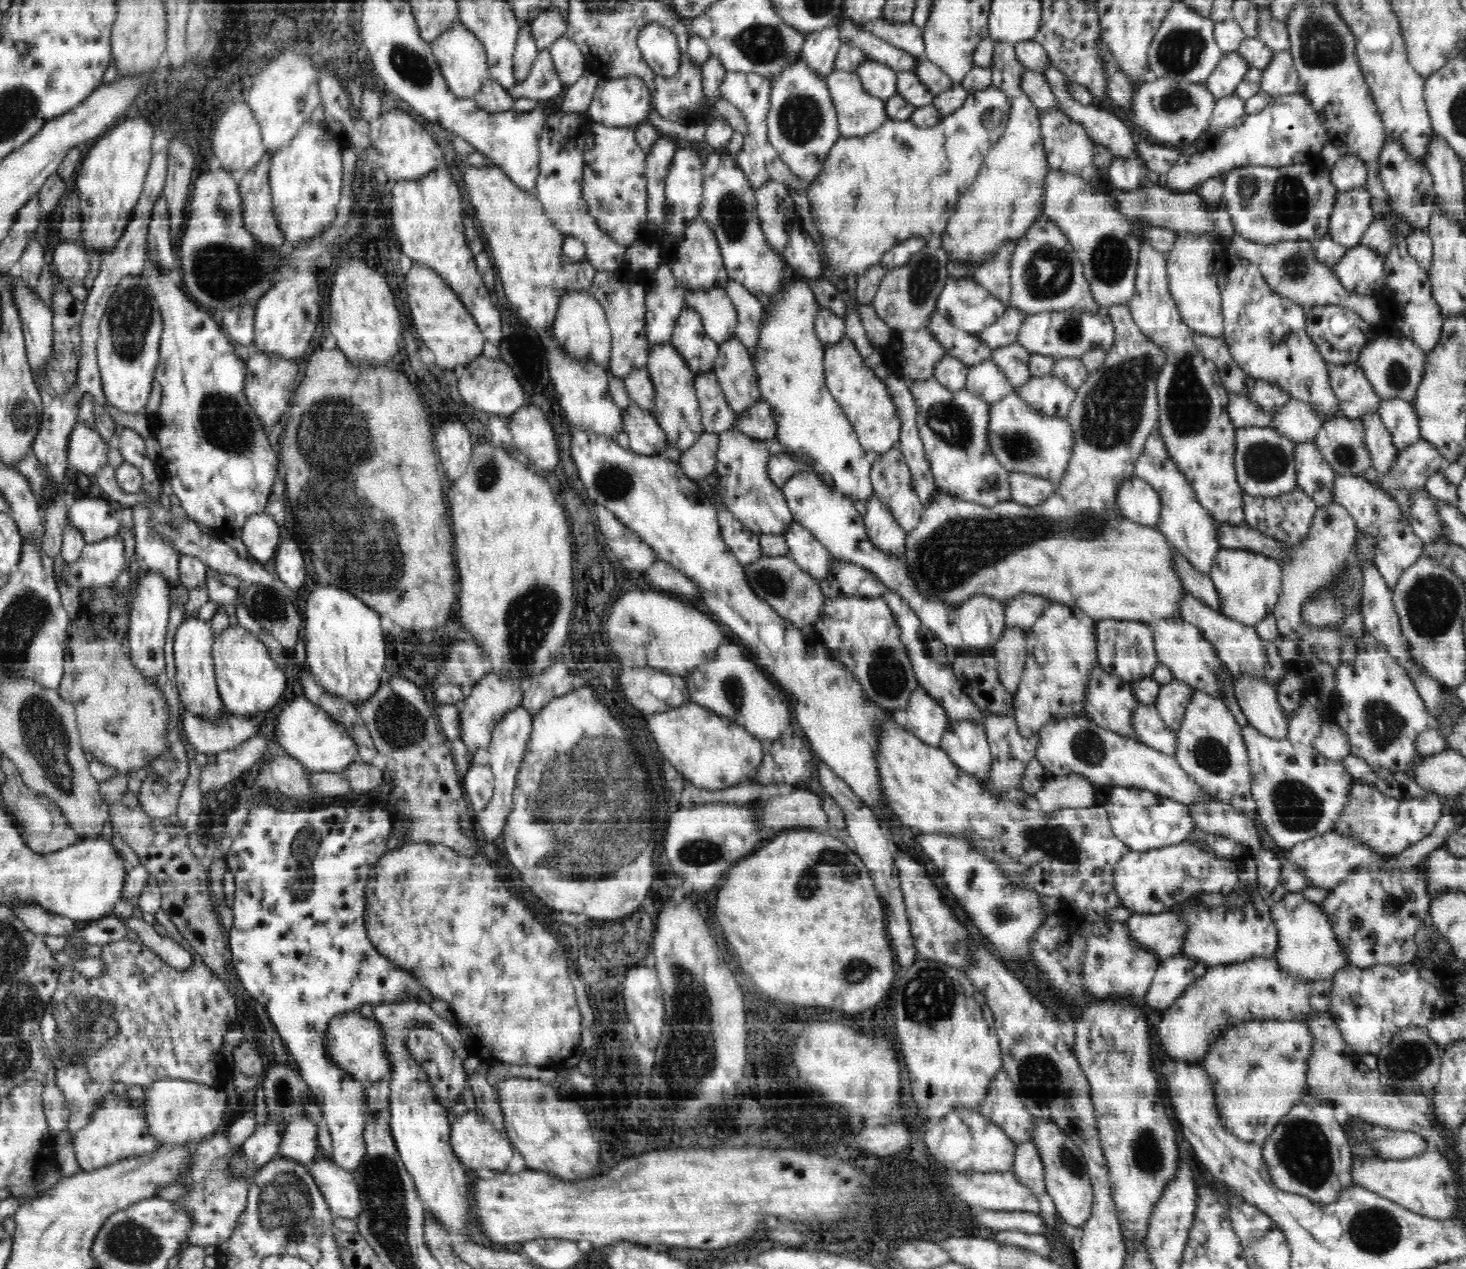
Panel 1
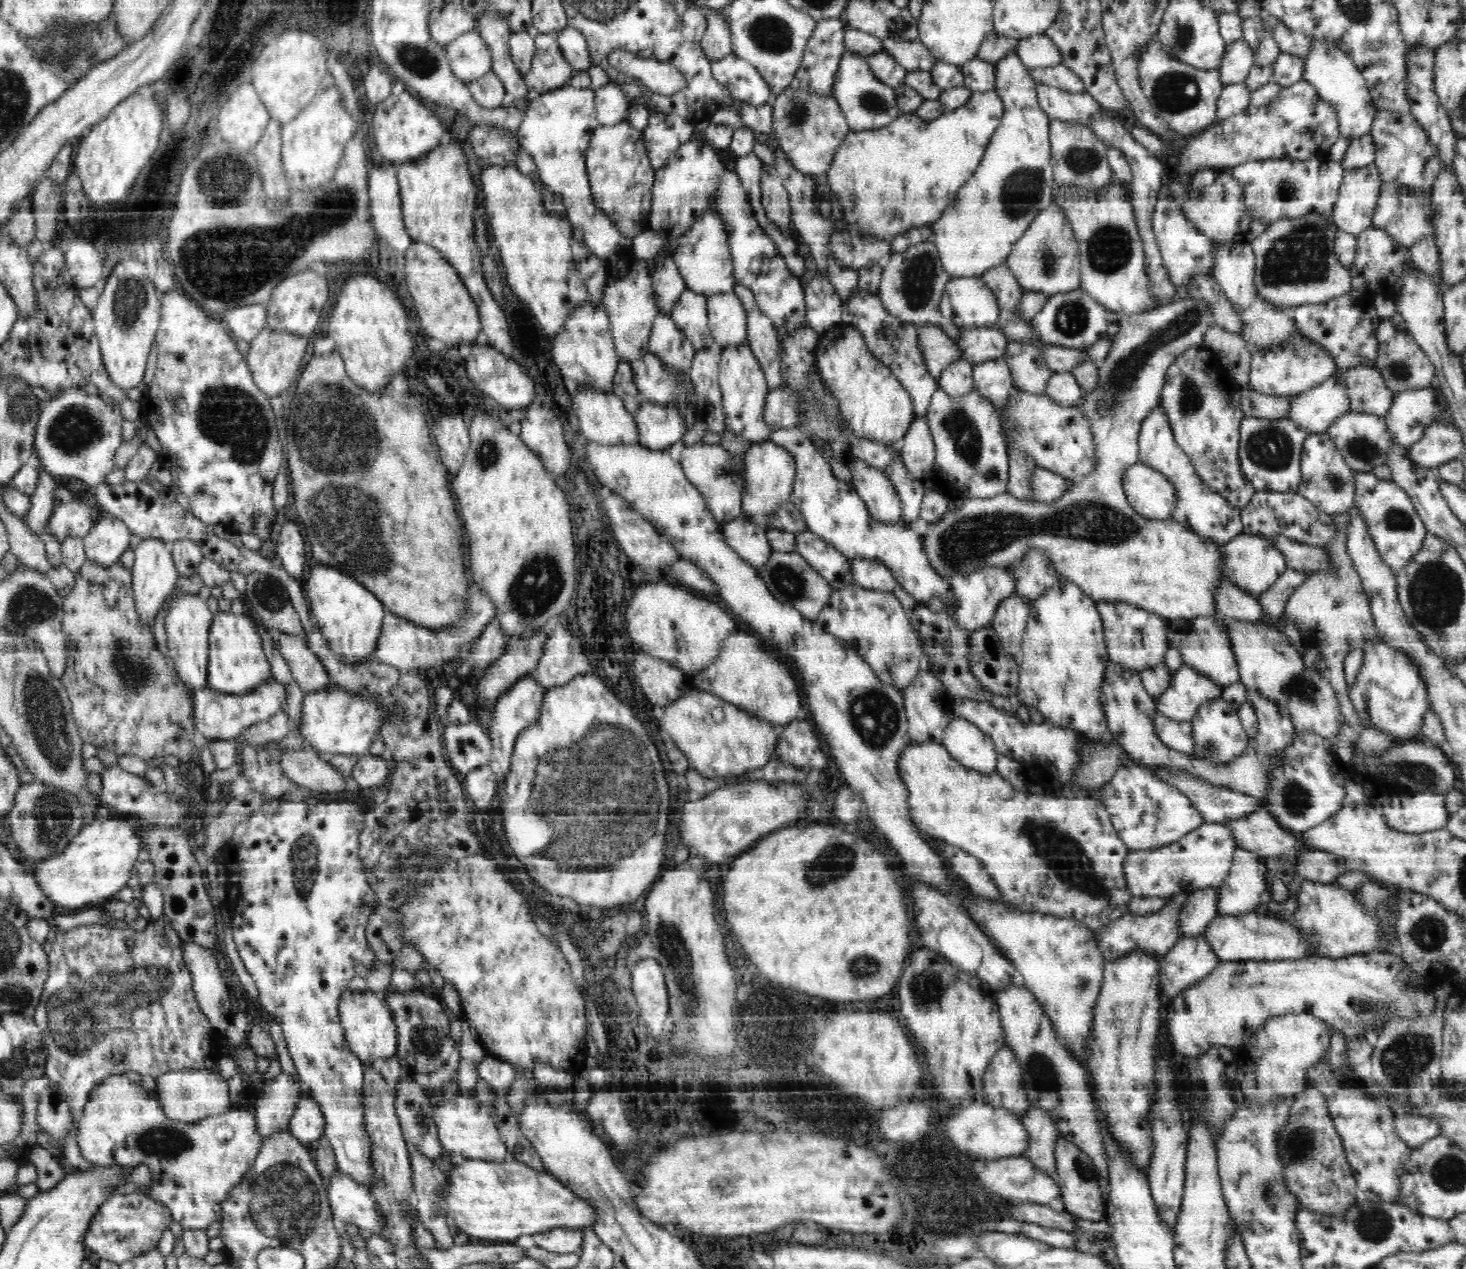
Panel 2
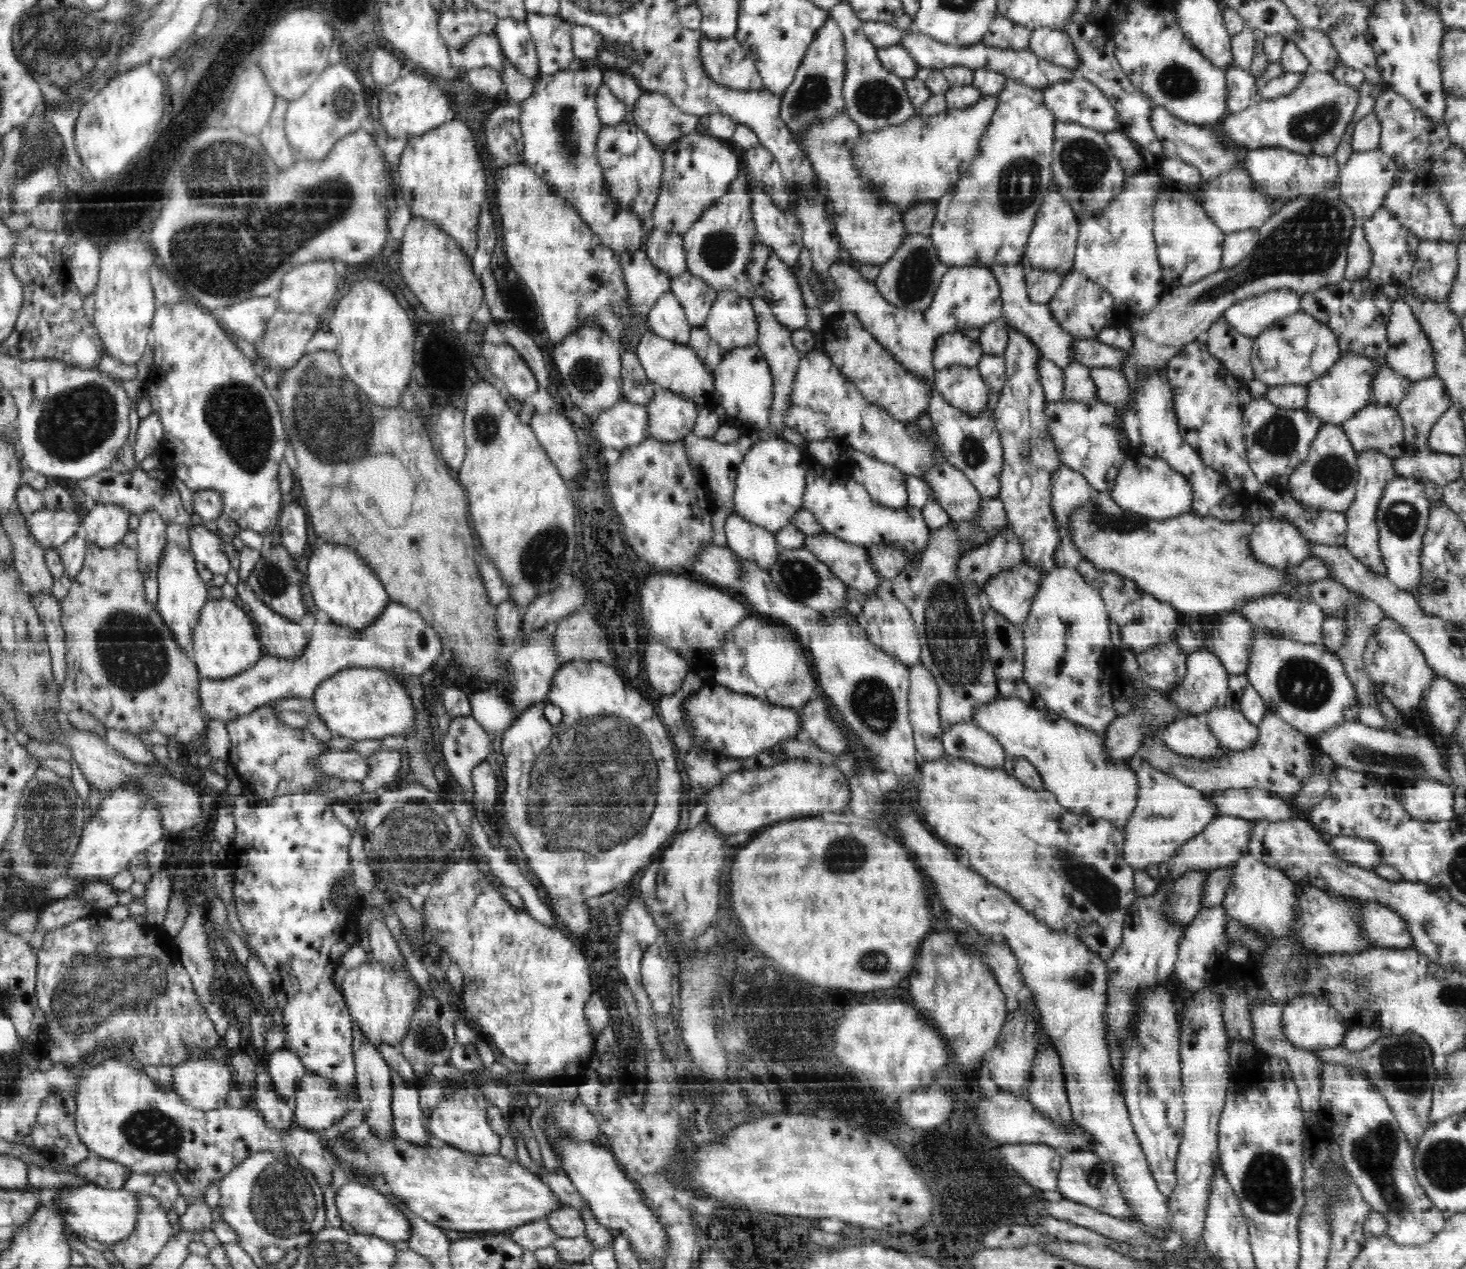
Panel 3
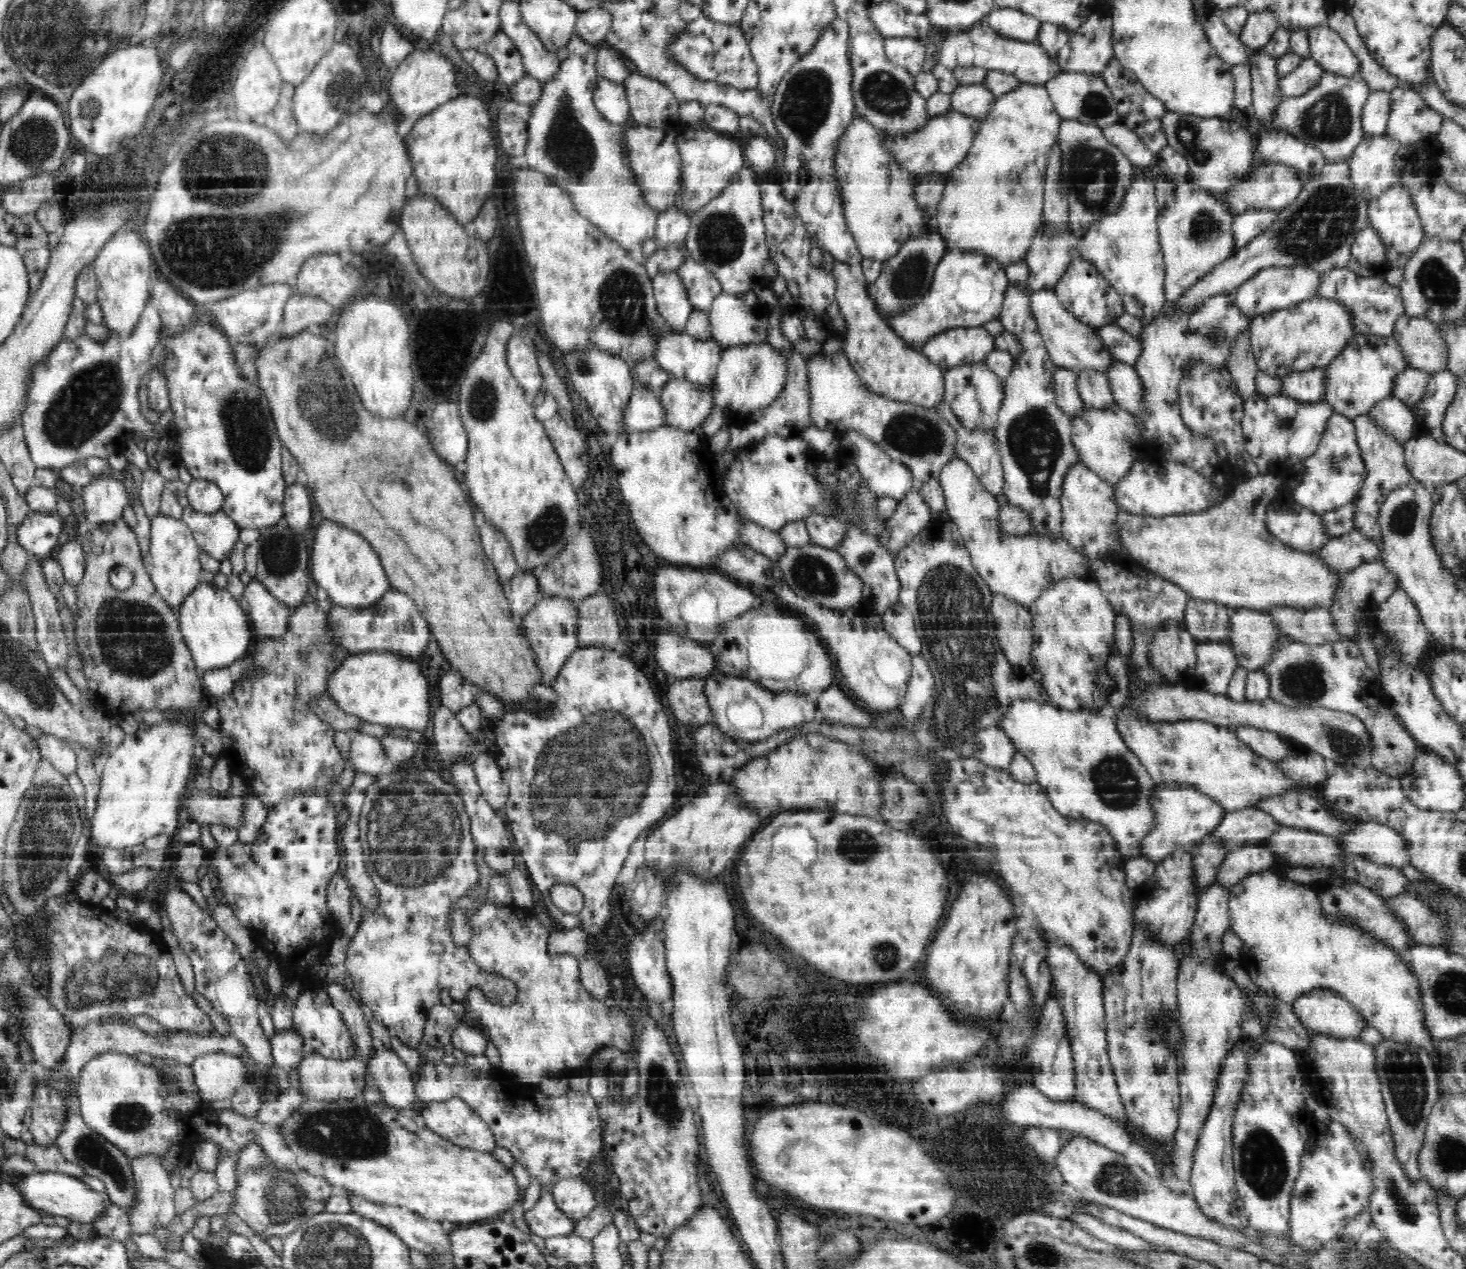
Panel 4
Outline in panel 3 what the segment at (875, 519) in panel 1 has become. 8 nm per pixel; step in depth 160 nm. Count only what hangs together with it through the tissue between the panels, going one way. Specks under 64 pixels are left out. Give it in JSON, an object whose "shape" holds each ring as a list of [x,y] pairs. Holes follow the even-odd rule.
{"shape":[[[848,447],[847,452],[840,453],[840,458],[852,467],[852,478],[866,487],[872,500],[895,509],[903,509],[907,505],[906,475],[894,465]]]}

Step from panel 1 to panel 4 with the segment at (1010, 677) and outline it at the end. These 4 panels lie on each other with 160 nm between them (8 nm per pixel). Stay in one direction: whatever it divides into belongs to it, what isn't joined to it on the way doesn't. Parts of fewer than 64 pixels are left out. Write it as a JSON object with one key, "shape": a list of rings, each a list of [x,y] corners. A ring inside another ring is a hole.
{"shape":[[[954,458],[942,469],[938,479],[946,499],[945,512],[958,526],[978,575],[986,581],[994,595],[1006,596],[1019,607],[1030,608],[1052,581],[1066,577],[1093,580],[1091,561],[1085,554],[1069,546],[1063,535],[1056,540],[1048,540],[1034,533],[1018,538],[1000,535],[998,516],[1001,508],[996,495],[991,495],[982,486],[966,461]]]}

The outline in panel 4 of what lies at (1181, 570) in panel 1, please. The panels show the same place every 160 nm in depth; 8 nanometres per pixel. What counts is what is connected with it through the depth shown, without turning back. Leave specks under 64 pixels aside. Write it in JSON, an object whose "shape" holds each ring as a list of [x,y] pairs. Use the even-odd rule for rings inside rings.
{"shape":[[[1275,607],[1268,610],[1276,627],[1286,637],[1309,645],[1342,641],[1334,627],[1334,617],[1320,607]]]}

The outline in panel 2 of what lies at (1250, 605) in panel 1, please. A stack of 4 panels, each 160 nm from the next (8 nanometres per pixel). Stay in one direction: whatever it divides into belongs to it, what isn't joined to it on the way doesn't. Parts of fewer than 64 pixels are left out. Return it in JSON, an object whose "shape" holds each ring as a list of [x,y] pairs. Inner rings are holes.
{"shape":[[[1262,535],[1236,536],[1223,546],[1223,575],[1225,579],[1238,587],[1238,590],[1244,591],[1248,596],[1260,598],[1260,594],[1272,586],[1284,572],[1288,569],[1286,558],[1282,552],[1271,544],[1271,540],[1263,538]]]}

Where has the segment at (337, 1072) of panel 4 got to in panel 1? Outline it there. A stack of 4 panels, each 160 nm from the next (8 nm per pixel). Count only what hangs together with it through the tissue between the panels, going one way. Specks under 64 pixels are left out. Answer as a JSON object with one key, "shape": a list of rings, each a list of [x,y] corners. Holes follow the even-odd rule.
{"shape":[[[305,1113],[285,1126],[278,1155],[309,1167],[319,1157],[318,1129]]]}

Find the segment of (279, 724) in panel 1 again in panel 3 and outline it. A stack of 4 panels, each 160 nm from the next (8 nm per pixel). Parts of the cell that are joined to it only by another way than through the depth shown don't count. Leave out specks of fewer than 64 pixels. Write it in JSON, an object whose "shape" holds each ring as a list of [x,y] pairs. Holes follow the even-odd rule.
{"shape":[[[352,666],[336,672],[324,680],[313,696],[319,722],[324,723],[332,733],[368,740],[387,736],[404,735],[416,724],[416,707],[407,689],[396,680],[397,677],[382,668]]]}

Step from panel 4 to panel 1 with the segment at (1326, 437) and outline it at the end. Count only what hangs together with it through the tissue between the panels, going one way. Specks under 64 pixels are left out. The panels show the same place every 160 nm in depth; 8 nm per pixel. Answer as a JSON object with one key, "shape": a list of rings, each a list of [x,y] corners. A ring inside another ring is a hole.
{"shape":[[[1312,442],[1298,443],[1294,448],[1297,486],[1302,489],[1318,508],[1334,503],[1334,480],[1339,474],[1324,459],[1318,445]]]}

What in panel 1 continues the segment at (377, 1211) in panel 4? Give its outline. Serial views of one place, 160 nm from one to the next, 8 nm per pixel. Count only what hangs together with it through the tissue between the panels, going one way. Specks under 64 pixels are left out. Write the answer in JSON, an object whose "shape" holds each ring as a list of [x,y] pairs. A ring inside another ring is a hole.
{"shape":[[[318,1157],[308,1167],[329,1209],[338,1218],[355,1220],[362,1212],[360,1189],[352,1171],[334,1163],[332,1158]]]}

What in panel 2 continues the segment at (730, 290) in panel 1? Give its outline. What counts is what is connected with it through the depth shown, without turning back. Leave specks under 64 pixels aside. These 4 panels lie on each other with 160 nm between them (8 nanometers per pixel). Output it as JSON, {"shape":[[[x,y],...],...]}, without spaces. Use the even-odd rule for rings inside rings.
{"shape":[[[740,283],[734,285],[734,293],[738,295],[746,311],[746,345],[752,349],[764,371],[770,389],[782,388],[782,363],[779,362],[778,333],[773,322],[760,310],[754,293]]]}

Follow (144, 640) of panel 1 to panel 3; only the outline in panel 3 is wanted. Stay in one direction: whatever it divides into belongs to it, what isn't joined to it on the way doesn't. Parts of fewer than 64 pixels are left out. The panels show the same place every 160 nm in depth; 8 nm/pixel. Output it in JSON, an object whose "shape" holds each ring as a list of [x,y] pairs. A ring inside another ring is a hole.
{"shape":[[[148,509],[145,510],[141,514],[141,518],[139,520],[139,527],[137,528],[138,533],[138,547],[137,550],[138,556],[139,556],[139,567],[140,571],[143,573],[143,576],[146,572],[151,570],[154,566],[158,567],[160,566],[160,562],[162,562],[162,555],[164,555],[164,548],[166,548],[166,544],[168,544],[168,538],[167,538],[167,524],[164,522],[164,519],[160,516],[160,513],[156,511],[156,509]]]}

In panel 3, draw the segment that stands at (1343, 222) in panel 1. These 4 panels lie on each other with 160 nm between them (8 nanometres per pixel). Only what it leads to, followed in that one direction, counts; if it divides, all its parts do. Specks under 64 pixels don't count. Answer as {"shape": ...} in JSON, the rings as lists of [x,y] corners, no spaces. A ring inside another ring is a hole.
{"shape":[[[1380,148],[1351,152],[1346,164],[1342,166],[1338,174],[1340,179],[1338,187],[1344,203],[1351,211],[1354,211],[1354,219],[1358,220],[1359,225],[1362,220],[1369,219],[1378,211],[1378,208],[1384,205],[1388,192],[1393,188],[1394,178],[1399,173],[1396,161],[1382,152]]]}

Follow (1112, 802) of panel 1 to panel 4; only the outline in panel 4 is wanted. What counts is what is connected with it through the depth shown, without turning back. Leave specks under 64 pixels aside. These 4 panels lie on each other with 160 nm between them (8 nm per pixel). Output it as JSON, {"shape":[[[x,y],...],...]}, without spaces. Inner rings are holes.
{"shape":[[[1157,784],[1150,796],[1150,808],[1154,811],[1154,828],[1148,832],[1148,836],[1139,845],[1141,856],[1150,859],[1150,862],[1160,863],[1162,859],[1168,858],[1174,851],[1191,847],[1200,843],[1205,836],[1211,835],[1214,828],[1225,813],[1221,804],[1209,796],[1201,793],[1196,788],[1189,786],[1164,786]]]}

